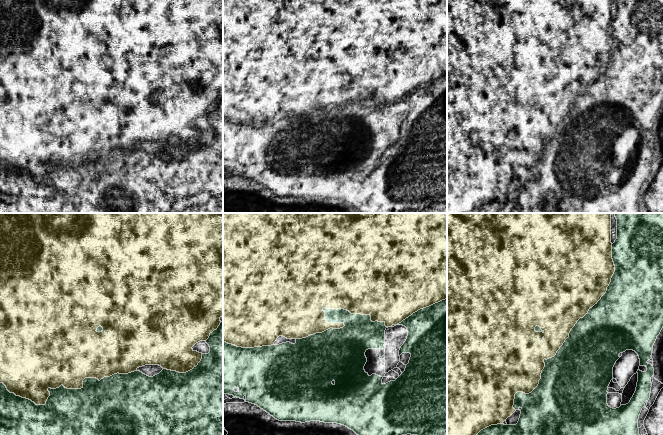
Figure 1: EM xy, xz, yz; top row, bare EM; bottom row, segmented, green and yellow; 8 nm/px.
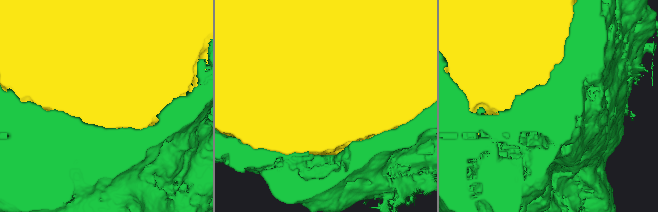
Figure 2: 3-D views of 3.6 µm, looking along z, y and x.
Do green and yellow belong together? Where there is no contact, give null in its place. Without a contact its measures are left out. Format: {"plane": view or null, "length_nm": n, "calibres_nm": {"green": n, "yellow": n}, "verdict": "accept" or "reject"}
{"plane": "yz", "length_nm": 1550, "calibres_nm": {"green": 460, "yellow": 400}, "verdict": "accept"}

